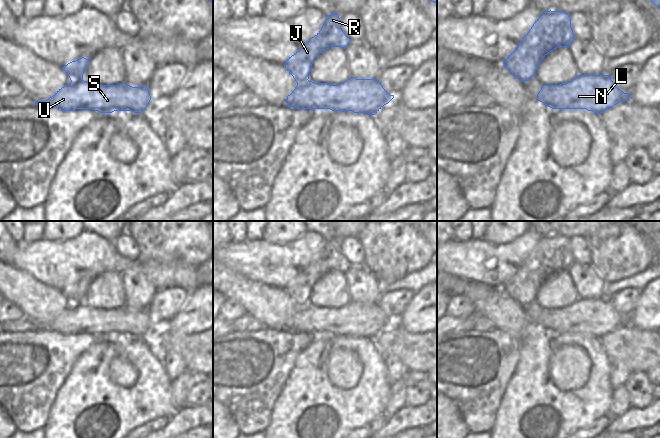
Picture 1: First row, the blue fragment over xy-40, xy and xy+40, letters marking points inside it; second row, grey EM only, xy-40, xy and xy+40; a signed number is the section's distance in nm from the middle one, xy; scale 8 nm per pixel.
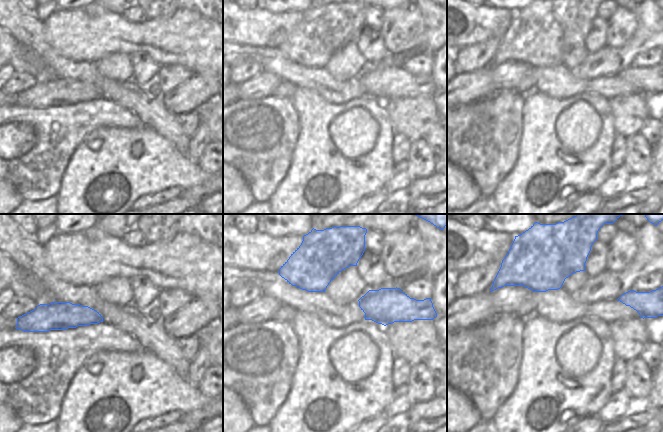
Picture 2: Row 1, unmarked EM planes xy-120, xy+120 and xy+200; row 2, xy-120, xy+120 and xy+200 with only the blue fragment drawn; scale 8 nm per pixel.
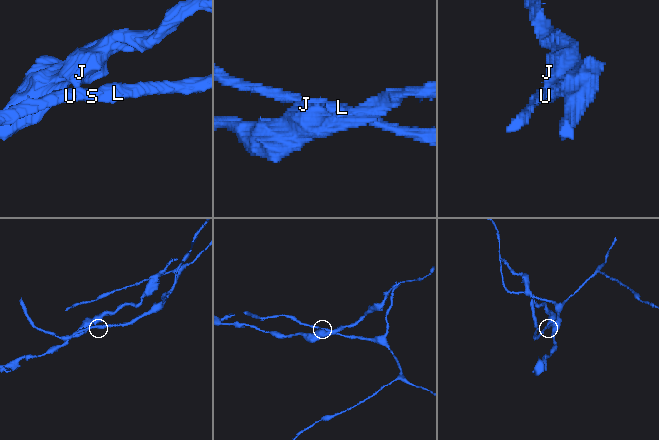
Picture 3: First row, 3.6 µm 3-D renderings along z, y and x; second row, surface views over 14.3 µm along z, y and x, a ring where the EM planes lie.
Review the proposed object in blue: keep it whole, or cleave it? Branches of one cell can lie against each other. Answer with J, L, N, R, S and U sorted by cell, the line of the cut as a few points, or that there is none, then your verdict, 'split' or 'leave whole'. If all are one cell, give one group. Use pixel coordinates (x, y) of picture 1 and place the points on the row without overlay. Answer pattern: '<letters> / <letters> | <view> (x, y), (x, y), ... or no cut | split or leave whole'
J R / L N S U | xy-40 (82, 302), (71, 305) | split

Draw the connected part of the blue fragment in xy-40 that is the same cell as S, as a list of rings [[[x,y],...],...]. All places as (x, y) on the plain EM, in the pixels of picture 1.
[[[83,303],[71,305],[46,325],[35,329],[48,329],[64,335],[92,333],[100,337],[132,335],[141,337],[151,324],[147,309],[132,311],[120,309],[94,309]]]

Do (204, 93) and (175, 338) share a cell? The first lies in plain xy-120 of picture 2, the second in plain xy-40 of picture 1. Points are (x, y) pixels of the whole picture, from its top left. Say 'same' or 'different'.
different

